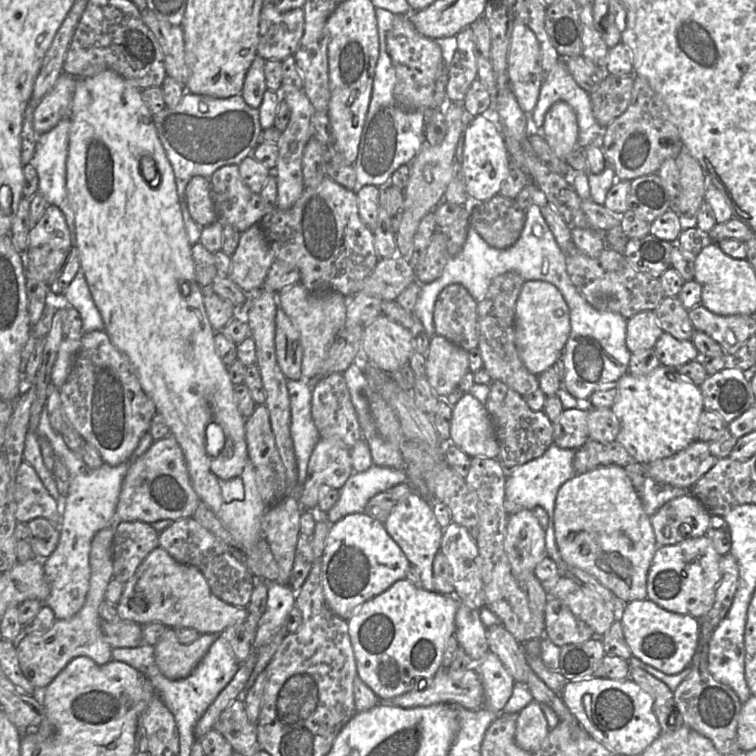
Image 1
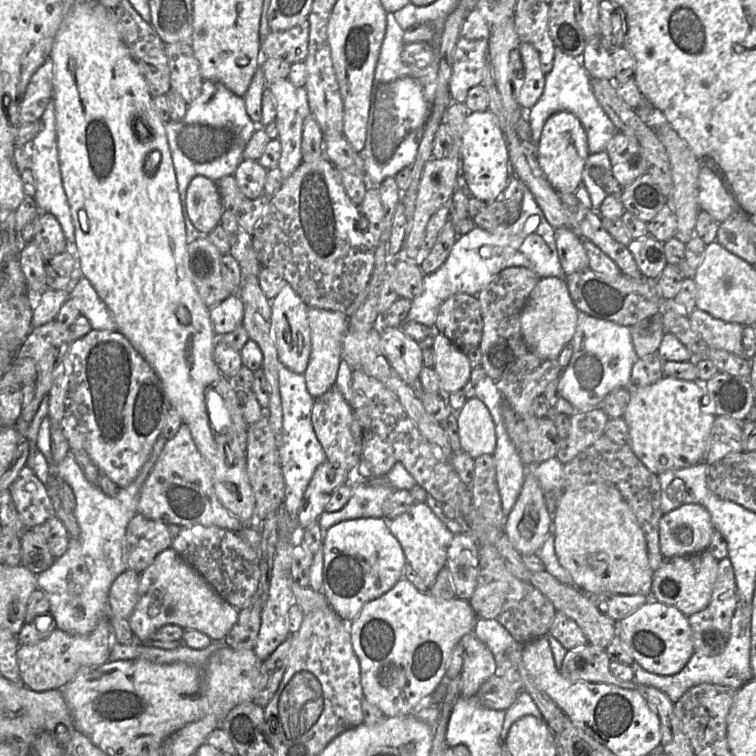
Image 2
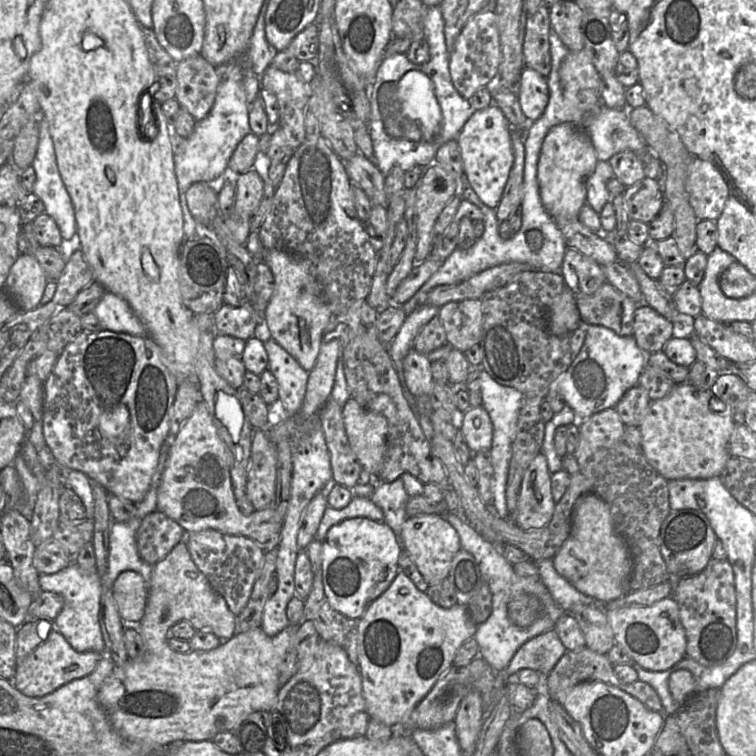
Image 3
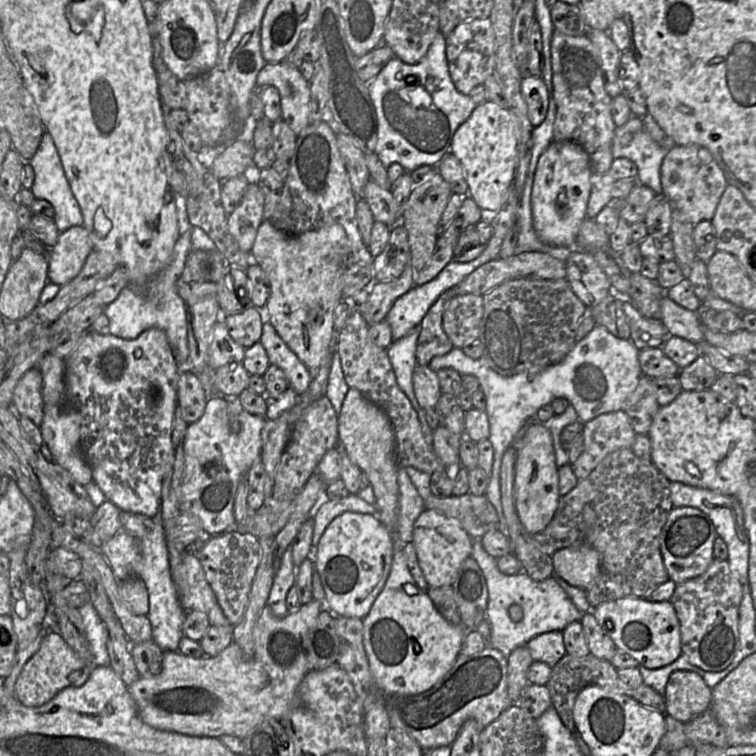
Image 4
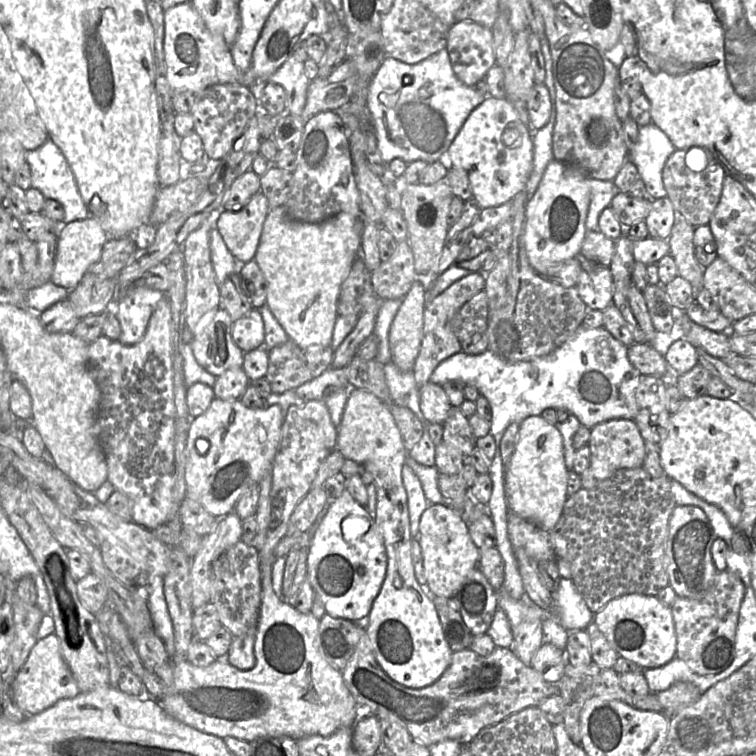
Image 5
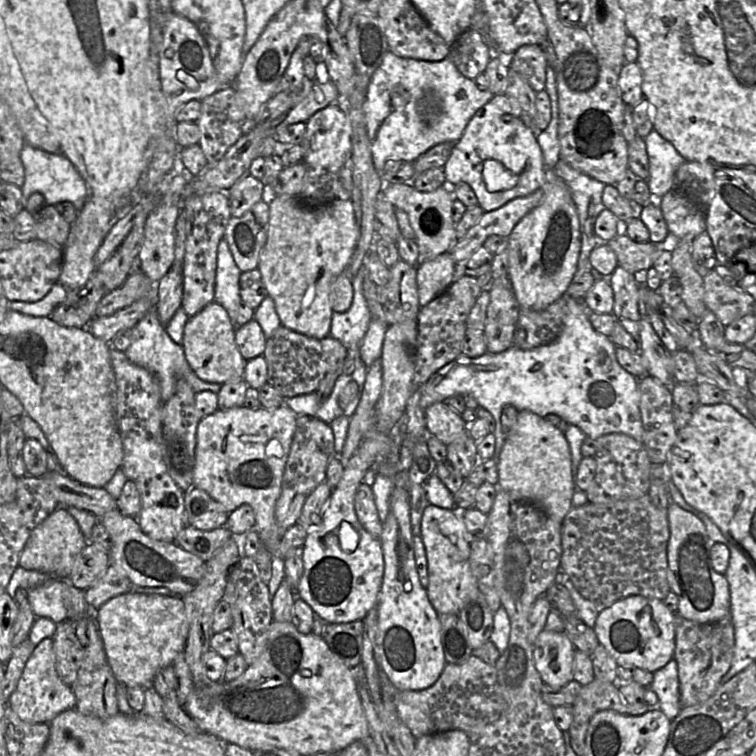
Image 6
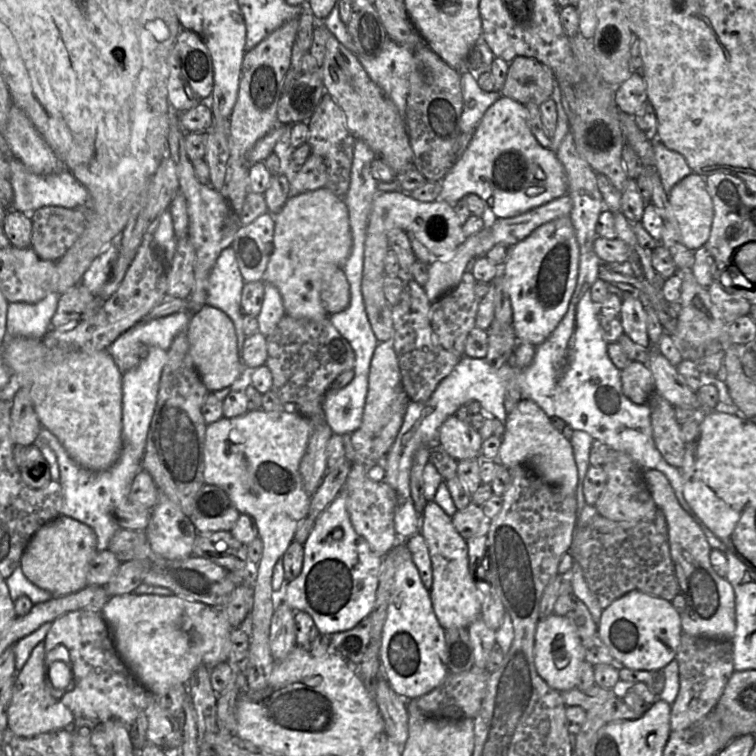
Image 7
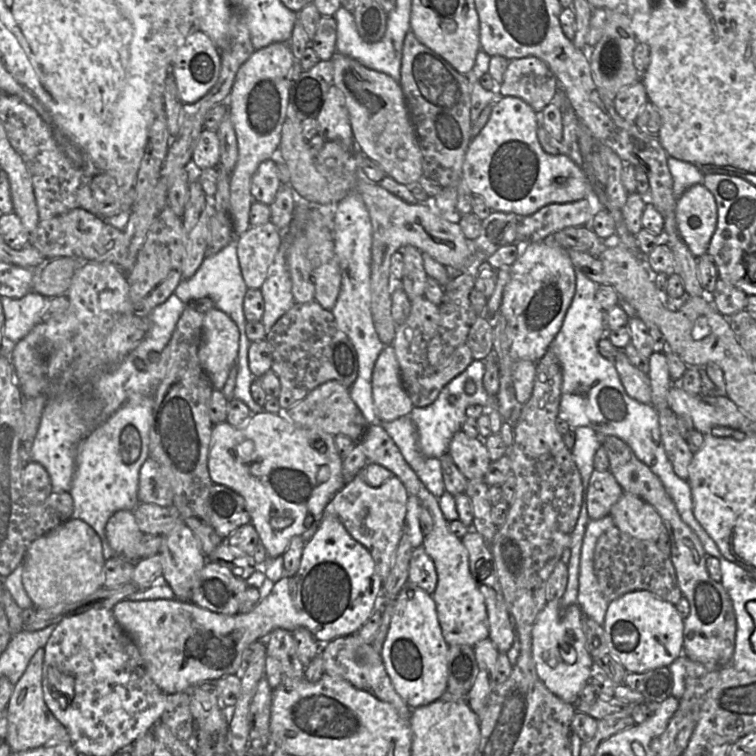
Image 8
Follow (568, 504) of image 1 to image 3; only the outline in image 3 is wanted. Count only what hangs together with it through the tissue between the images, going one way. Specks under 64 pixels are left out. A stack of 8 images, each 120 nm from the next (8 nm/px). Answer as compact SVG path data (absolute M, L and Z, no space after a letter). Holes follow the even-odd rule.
M587 493L576 500L570 535L552 561L563 578L598 603L618 599L631 591L632 559L629 548L614 527L607 503L596 494Z

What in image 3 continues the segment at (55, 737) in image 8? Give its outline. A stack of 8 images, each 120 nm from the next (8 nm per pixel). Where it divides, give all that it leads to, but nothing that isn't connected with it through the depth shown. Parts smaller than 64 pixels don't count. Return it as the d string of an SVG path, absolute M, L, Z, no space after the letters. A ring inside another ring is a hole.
M56 629L48 639L17 662L14 672L14 686L24 695L42 697L52 693L62 685L91 674L103 654L95 651L78 652Z

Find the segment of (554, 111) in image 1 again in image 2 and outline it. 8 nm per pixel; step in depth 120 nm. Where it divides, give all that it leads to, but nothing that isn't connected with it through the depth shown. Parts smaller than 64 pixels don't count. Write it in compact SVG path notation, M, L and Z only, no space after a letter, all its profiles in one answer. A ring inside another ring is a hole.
M559 111L546 120L537 146L537 160L546 179L559 194L576 192L582 184L582 171L588 156L587 134L574 114Z

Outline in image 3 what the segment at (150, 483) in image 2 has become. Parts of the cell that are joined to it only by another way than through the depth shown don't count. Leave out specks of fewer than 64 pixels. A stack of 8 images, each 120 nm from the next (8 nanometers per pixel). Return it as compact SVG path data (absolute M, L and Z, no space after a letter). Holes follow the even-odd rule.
M197 403L169 448L157 489L157 510L177 522L186 533L207 529L254 540L264 551L276 548L284 517L274 507L243 515L236 504L231 477L231 453L217 433L206 403Z

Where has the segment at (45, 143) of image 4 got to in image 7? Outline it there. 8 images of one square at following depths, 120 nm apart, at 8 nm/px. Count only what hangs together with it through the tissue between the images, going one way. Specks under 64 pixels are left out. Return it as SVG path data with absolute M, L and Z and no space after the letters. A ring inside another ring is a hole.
M13 158L11 161L11 176L9 182L12 185L14 201L11 209L23 213L28 218L34 213L48 206L64 207L74 209L85 204L89 199L89 193L69 170L63 170L58 174L37 175L30 172L20 160Z

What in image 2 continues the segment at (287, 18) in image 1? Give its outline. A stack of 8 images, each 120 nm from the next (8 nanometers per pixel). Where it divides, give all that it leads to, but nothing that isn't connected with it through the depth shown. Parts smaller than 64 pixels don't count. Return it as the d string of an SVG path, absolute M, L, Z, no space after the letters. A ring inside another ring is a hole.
M308 19L285 31L271 31L260 46L262 59L281 58L290 64L304 61L308 55L310 23Z

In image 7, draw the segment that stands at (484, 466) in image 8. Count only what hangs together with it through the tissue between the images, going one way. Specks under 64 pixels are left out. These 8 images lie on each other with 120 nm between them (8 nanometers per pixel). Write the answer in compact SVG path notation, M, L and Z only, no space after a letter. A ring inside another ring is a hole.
M449 416L439 430L439 444L457 461L481 458L482 438L472 425Z

